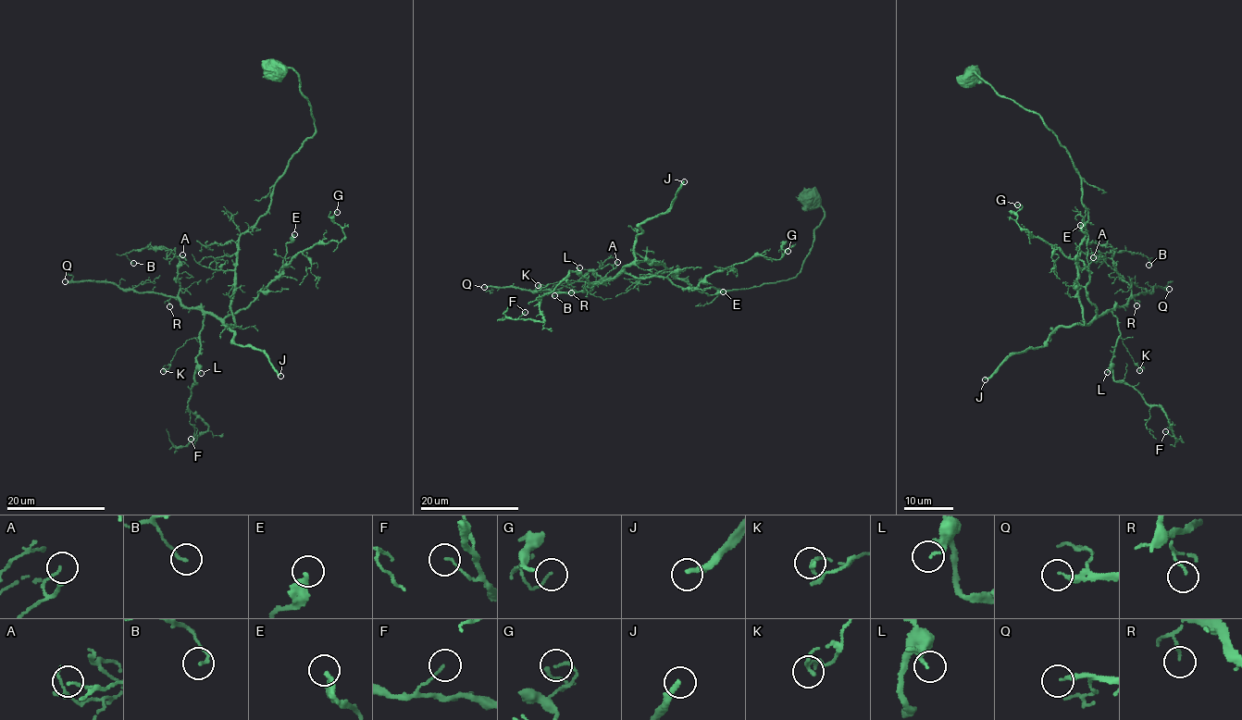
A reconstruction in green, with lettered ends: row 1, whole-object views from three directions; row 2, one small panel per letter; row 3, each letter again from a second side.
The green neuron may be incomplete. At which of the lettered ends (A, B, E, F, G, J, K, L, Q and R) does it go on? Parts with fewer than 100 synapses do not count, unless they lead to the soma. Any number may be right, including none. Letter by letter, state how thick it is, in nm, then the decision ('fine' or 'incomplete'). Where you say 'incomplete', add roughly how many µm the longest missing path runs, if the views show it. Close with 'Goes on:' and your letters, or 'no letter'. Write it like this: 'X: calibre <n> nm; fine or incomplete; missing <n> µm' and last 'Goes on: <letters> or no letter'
A: calibre 120 nm; fine
B: calibre 130 nm; fine
E: calibre 320 nm; fine
F: calibre 100 nm; fine
G: calibre 100 nm; fine
J: calibre 240 nm; incomplete; missing 140 µm
K: calibre 130 nm; fine
L: calibre 110 nm; fine
Q: calibre 160 nm; incomplete; missing 80 µm
R: calibre 100 nm; fine
Goes on: J, Q

